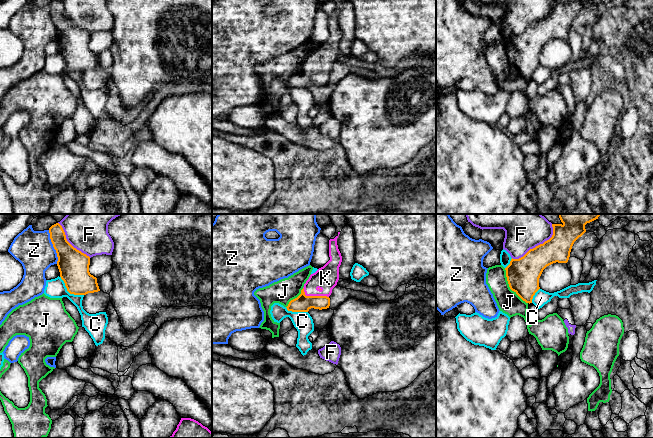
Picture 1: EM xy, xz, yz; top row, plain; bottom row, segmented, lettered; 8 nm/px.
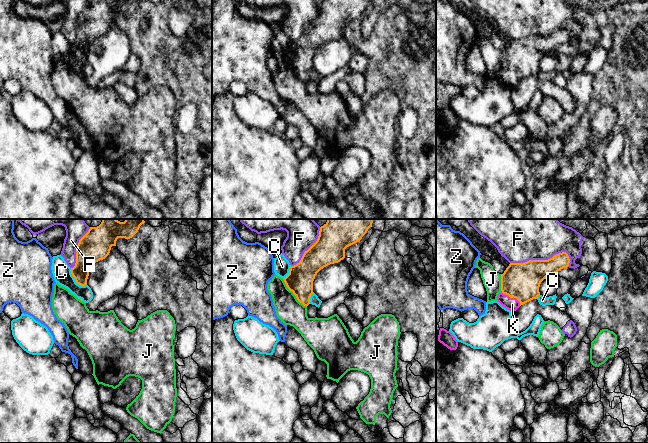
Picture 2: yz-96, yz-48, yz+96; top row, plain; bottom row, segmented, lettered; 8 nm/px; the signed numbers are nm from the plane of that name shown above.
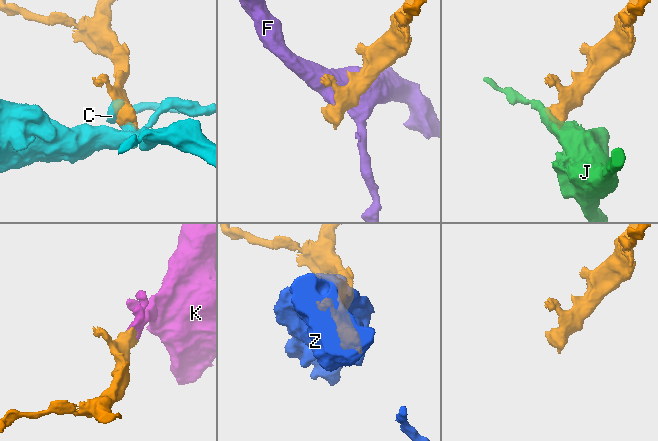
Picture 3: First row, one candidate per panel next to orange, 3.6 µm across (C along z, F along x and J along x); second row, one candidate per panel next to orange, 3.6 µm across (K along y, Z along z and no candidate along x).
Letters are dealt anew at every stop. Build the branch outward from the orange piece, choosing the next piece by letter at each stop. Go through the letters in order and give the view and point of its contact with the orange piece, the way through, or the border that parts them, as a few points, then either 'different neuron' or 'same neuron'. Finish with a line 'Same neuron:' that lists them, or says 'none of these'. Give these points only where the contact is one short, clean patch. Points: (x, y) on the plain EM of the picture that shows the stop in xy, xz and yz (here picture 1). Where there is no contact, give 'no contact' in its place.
C: meets orange in xy at (68, 67); border along xy (60, 52), (70, 69), (83, 71); different neuron
F: meets orange in yz at (538, 21); different neuron
J: meets orange in yz at (509, 62); border along yz (504, 44), (508, 62), (527, 79); different neuron
K: meets orange in xz at (313, 72); runs through xz (302, 79), (313, 72), (325, 54); same neuron
Z: meets orange in xy at (53, 22); border along xy (48, 6), (50, 17), (56, 29), (57, 39); different neuron
Same neuron: K

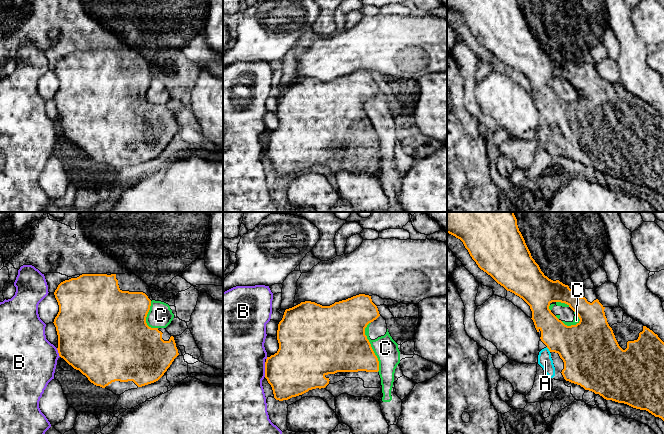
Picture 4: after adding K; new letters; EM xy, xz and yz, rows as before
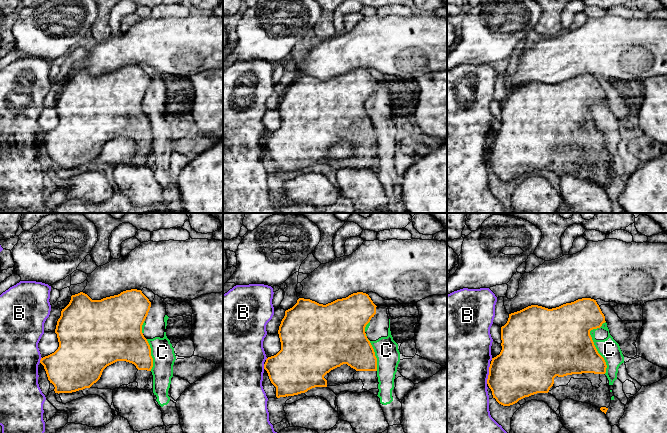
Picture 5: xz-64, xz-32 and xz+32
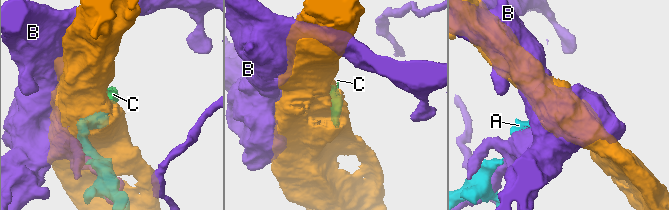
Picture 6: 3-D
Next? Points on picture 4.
A: meets orange in yz at (548, 124); runs through yz (579, 122), (548, 124), (545, 128), (545, 137); same neuron
B: meets orange in xz at (265, 145); different neuron
C: meets orange in xz at (371, 123); different neuron
Same neuron: A

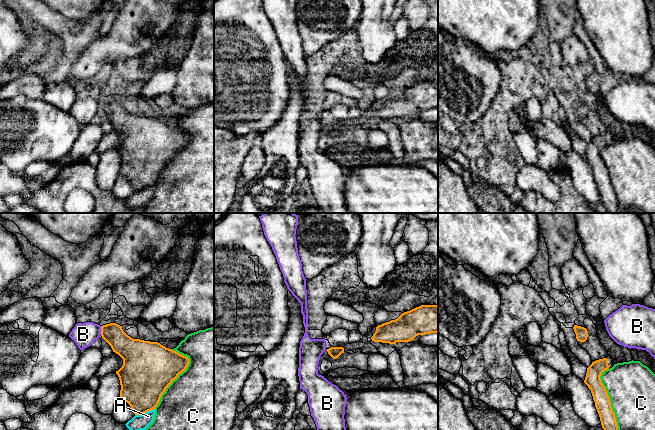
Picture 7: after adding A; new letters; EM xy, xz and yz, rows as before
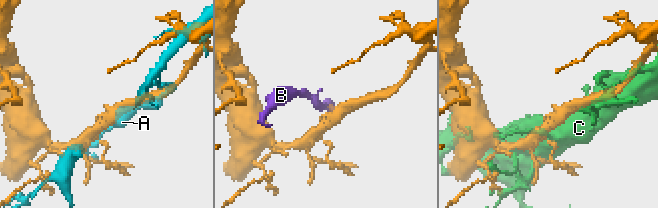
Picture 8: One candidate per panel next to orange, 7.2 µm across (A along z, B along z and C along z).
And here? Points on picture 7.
A: meets orange in xy at (144, 188); different neuron
B: meets orange in xy at (101, 106); border along xy (100, 102), (101, 110); different neuron
C: meets orange in yz at (609, 178); different neuron
Same neuron: none of these

